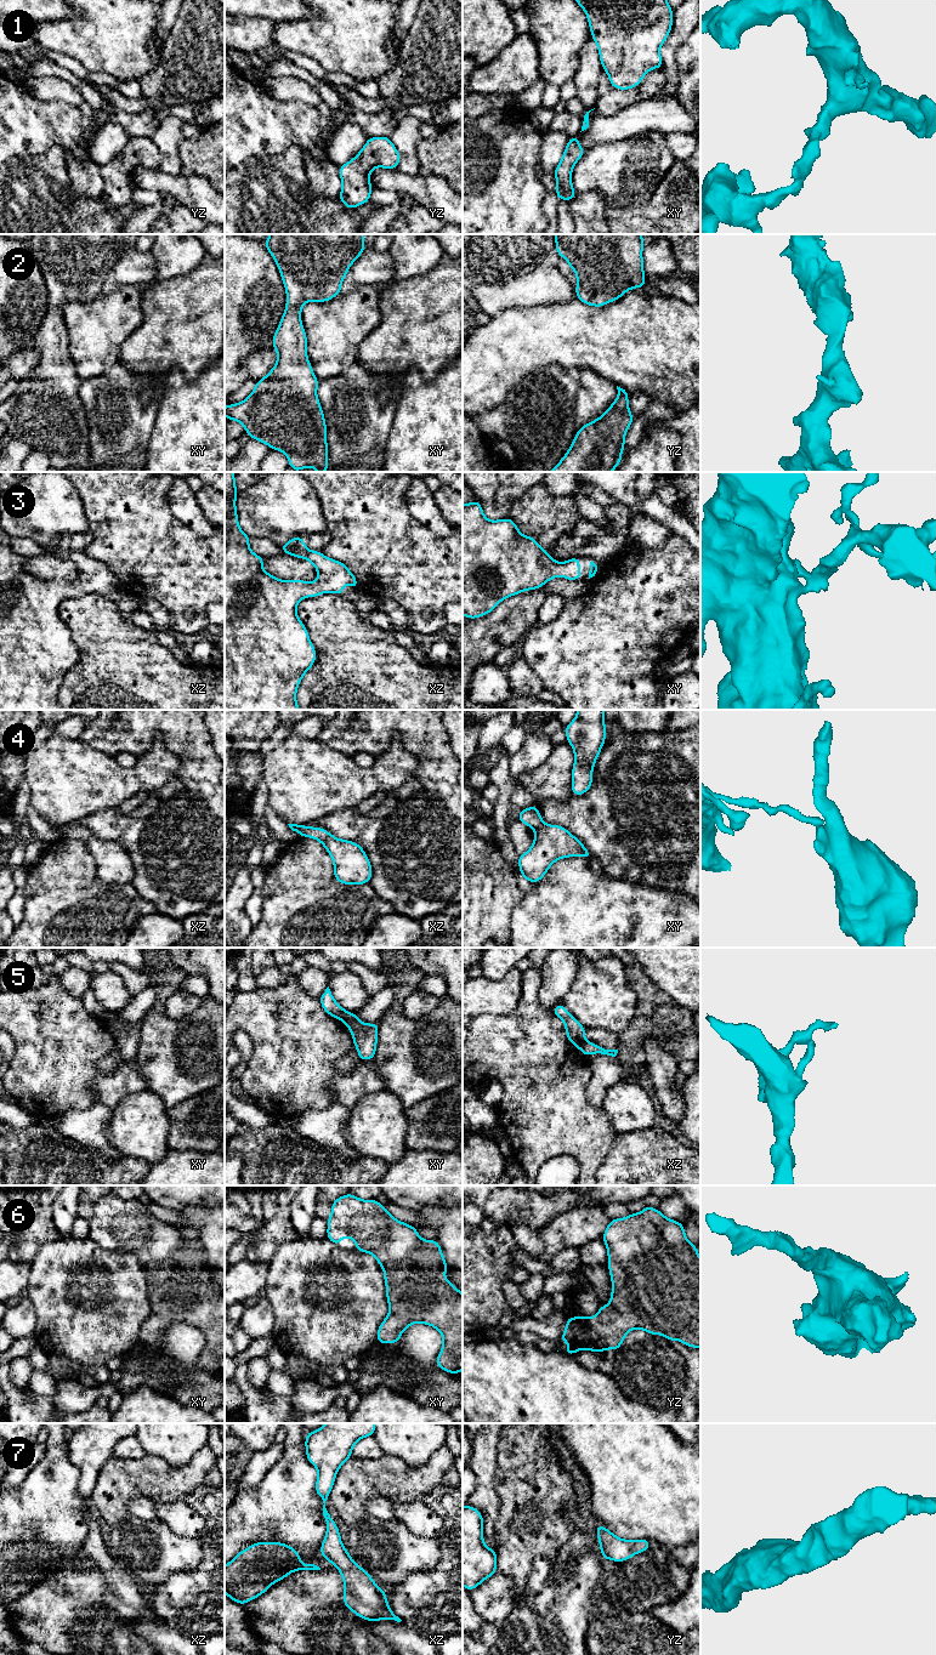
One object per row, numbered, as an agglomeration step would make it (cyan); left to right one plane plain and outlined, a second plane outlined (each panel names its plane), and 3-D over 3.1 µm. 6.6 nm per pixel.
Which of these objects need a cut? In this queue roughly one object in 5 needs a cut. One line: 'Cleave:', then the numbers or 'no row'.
Cleave: 4, 5

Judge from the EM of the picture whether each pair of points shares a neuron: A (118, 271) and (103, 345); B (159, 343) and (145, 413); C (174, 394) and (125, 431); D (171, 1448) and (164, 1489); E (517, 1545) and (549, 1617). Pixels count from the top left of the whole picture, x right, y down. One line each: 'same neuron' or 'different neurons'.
A: different neurons
B: different neurons
C: different neurons
D: different neurons
E: different neurons

